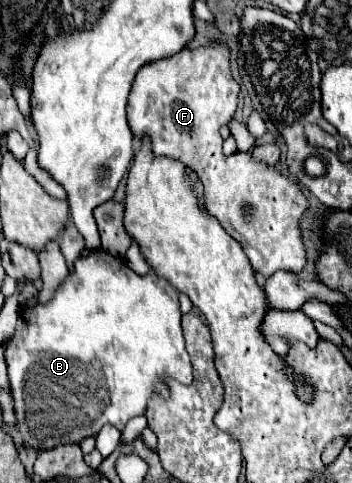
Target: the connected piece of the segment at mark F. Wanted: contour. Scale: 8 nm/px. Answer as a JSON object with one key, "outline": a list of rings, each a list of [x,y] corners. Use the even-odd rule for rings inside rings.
{"outline":[[[211,43],[198,49],[184,47],[176,55],[170,55],[160,61],[152,61],[136,73],[132,93],[130,93],[130,105],[128,105],[128,121],[132,127],[132,135],[134,137],[148,135],[152,139],[152,151],[156,155],[174,157],[198,175],[198,179],[204,185],[206,209],[242,245],[256,273],[262,273],[264,277],[270,277],[278,269],[300,273],[306,263],[306,253],[300,239],[300,217],[308,207],[304,193],[286,175],[276,173],[266,165],[258,165],[251,154],[237,151],[232,154],[232,157],[222,155],[224,139],[220,137],[220,127],[228,125],[230,119],[234,117],[238,93],[240,93],[240,87],[232,79],[230,53],[225,44]],[[244,203],[250,203],[254,207],[252,219],[244,217],[244,211],[242,211]]]}

